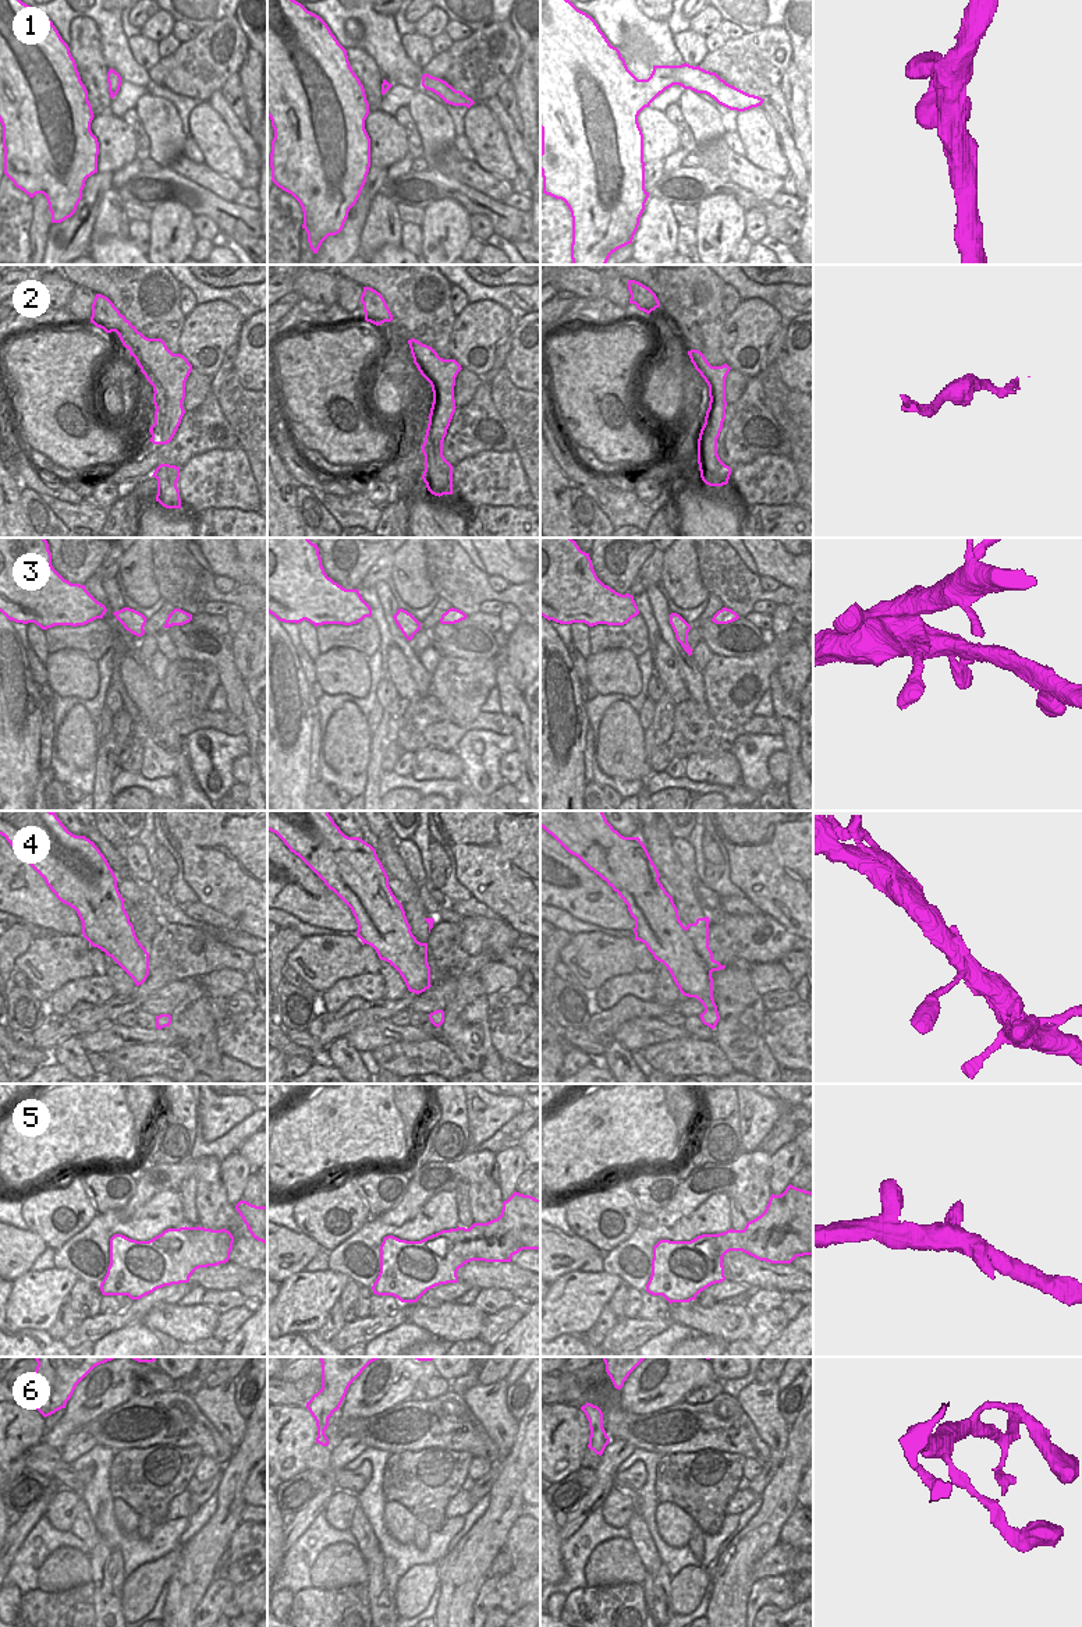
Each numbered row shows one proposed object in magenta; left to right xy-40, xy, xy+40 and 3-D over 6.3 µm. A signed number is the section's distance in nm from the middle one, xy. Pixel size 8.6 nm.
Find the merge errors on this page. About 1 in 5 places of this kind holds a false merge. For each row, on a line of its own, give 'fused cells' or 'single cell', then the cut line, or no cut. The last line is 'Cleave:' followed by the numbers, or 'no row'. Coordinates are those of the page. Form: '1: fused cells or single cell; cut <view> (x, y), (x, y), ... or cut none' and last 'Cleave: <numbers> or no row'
1: single cell; cut none
2: single cell; cut none
3: single cell; cut none
4: single cell; cut none
5: single cell; cut none
6: single cell; cut none
Cleave: no row

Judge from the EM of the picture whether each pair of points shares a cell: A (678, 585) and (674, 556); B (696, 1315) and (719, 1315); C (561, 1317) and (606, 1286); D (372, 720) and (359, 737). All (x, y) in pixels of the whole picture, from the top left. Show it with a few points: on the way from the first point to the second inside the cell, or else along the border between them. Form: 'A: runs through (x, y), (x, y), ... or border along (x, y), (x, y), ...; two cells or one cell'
A: runs through (676, 578), (676, 563); one cell
B: runs through (702, 1315), (713, 1315); one cell
C: runs through (573, 1305), (582, 1296), (595, 1290); one cell
D: border along (365, 716), (371, 732); two cells

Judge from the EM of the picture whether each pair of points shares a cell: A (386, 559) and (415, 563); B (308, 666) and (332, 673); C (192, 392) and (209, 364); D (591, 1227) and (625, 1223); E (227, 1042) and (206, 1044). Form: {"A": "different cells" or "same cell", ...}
{"A": "different cells", "B": "different cells", "C": "different cells", "D": "same cell", "E": "different cells"}

